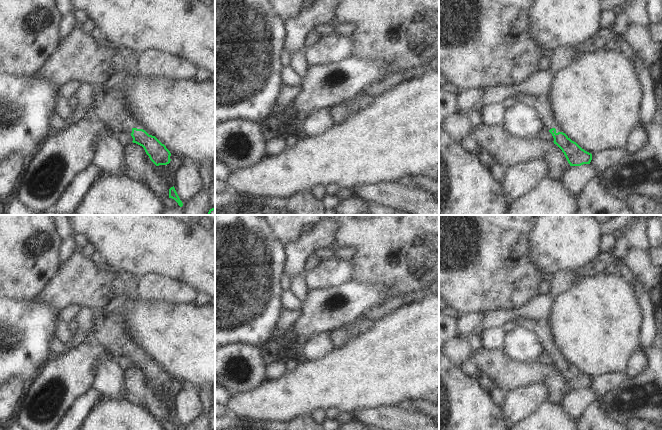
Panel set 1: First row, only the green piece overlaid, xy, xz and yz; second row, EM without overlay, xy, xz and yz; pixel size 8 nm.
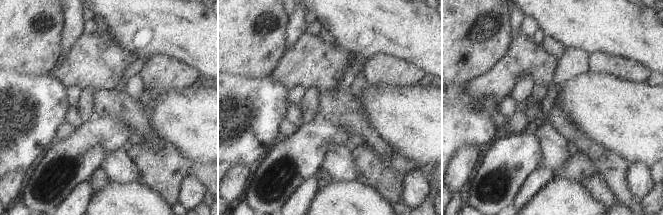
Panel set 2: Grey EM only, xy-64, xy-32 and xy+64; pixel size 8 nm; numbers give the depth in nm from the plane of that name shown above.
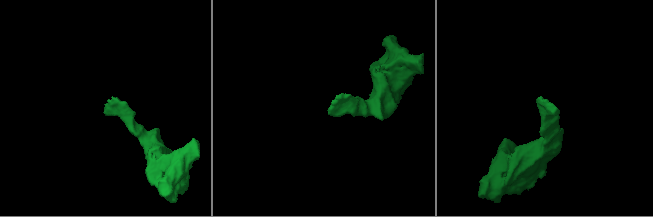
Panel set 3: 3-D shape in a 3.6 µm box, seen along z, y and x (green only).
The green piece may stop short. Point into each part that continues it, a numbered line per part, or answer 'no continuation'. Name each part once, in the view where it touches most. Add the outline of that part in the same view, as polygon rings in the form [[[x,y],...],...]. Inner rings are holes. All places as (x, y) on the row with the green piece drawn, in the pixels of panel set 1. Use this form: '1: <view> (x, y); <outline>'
1: xy (109, 106); [[[120,87],[103,90],[95,88],[92,103],[93,116],[104,122],[116,133],[132,133],[133,128],[143,129],[152,135],[145,127],[138,122],[129,108],[127,101]]]

